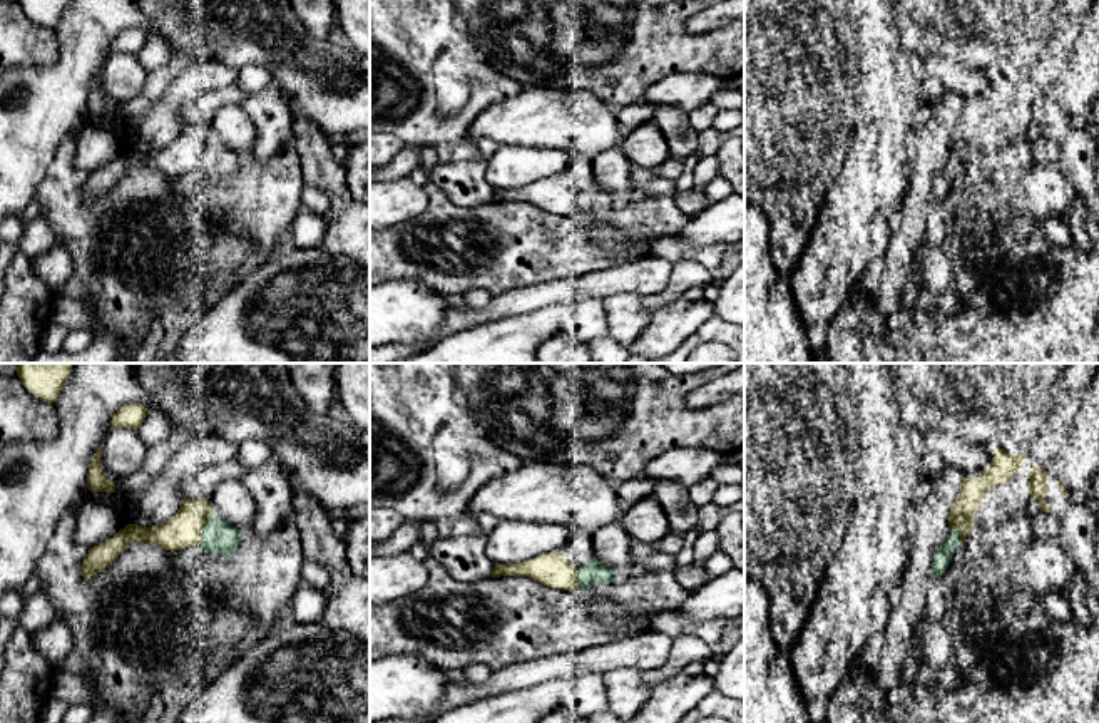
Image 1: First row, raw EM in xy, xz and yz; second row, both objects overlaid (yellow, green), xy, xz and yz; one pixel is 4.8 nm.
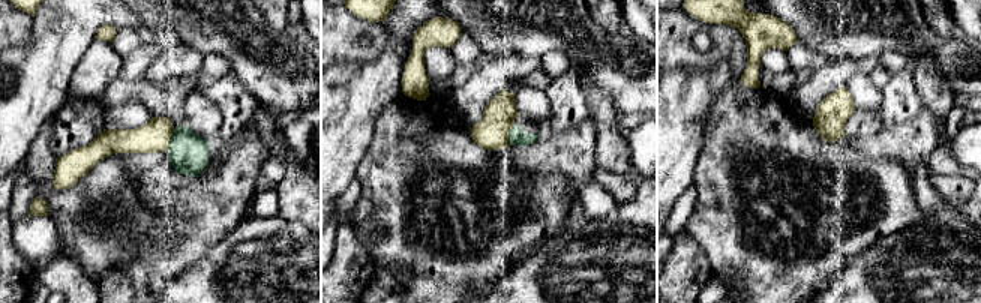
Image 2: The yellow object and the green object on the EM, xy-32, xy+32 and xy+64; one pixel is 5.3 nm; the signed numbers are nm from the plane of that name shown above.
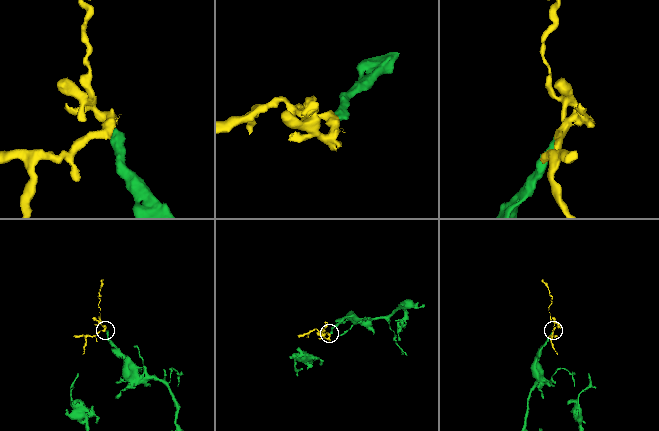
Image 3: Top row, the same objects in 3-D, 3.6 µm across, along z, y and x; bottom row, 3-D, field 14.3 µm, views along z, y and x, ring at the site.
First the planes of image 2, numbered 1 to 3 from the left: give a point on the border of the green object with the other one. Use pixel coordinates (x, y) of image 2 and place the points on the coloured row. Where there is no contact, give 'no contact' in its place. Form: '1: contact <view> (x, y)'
1: contact xy-32 (170, 138)
2: contact xy+32 (507, 135)
3: no contact

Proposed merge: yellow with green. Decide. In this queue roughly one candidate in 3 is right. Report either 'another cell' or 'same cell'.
another cell

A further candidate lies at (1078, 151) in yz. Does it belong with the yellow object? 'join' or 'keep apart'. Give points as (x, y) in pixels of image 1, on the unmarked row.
join

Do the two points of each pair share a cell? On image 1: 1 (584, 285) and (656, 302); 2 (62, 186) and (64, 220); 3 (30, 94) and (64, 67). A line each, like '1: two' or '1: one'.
1: two
2: one
3: one

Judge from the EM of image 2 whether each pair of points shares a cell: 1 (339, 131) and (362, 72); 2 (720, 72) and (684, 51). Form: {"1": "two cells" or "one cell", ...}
{"1": "one cell", "2": "two cells"}

